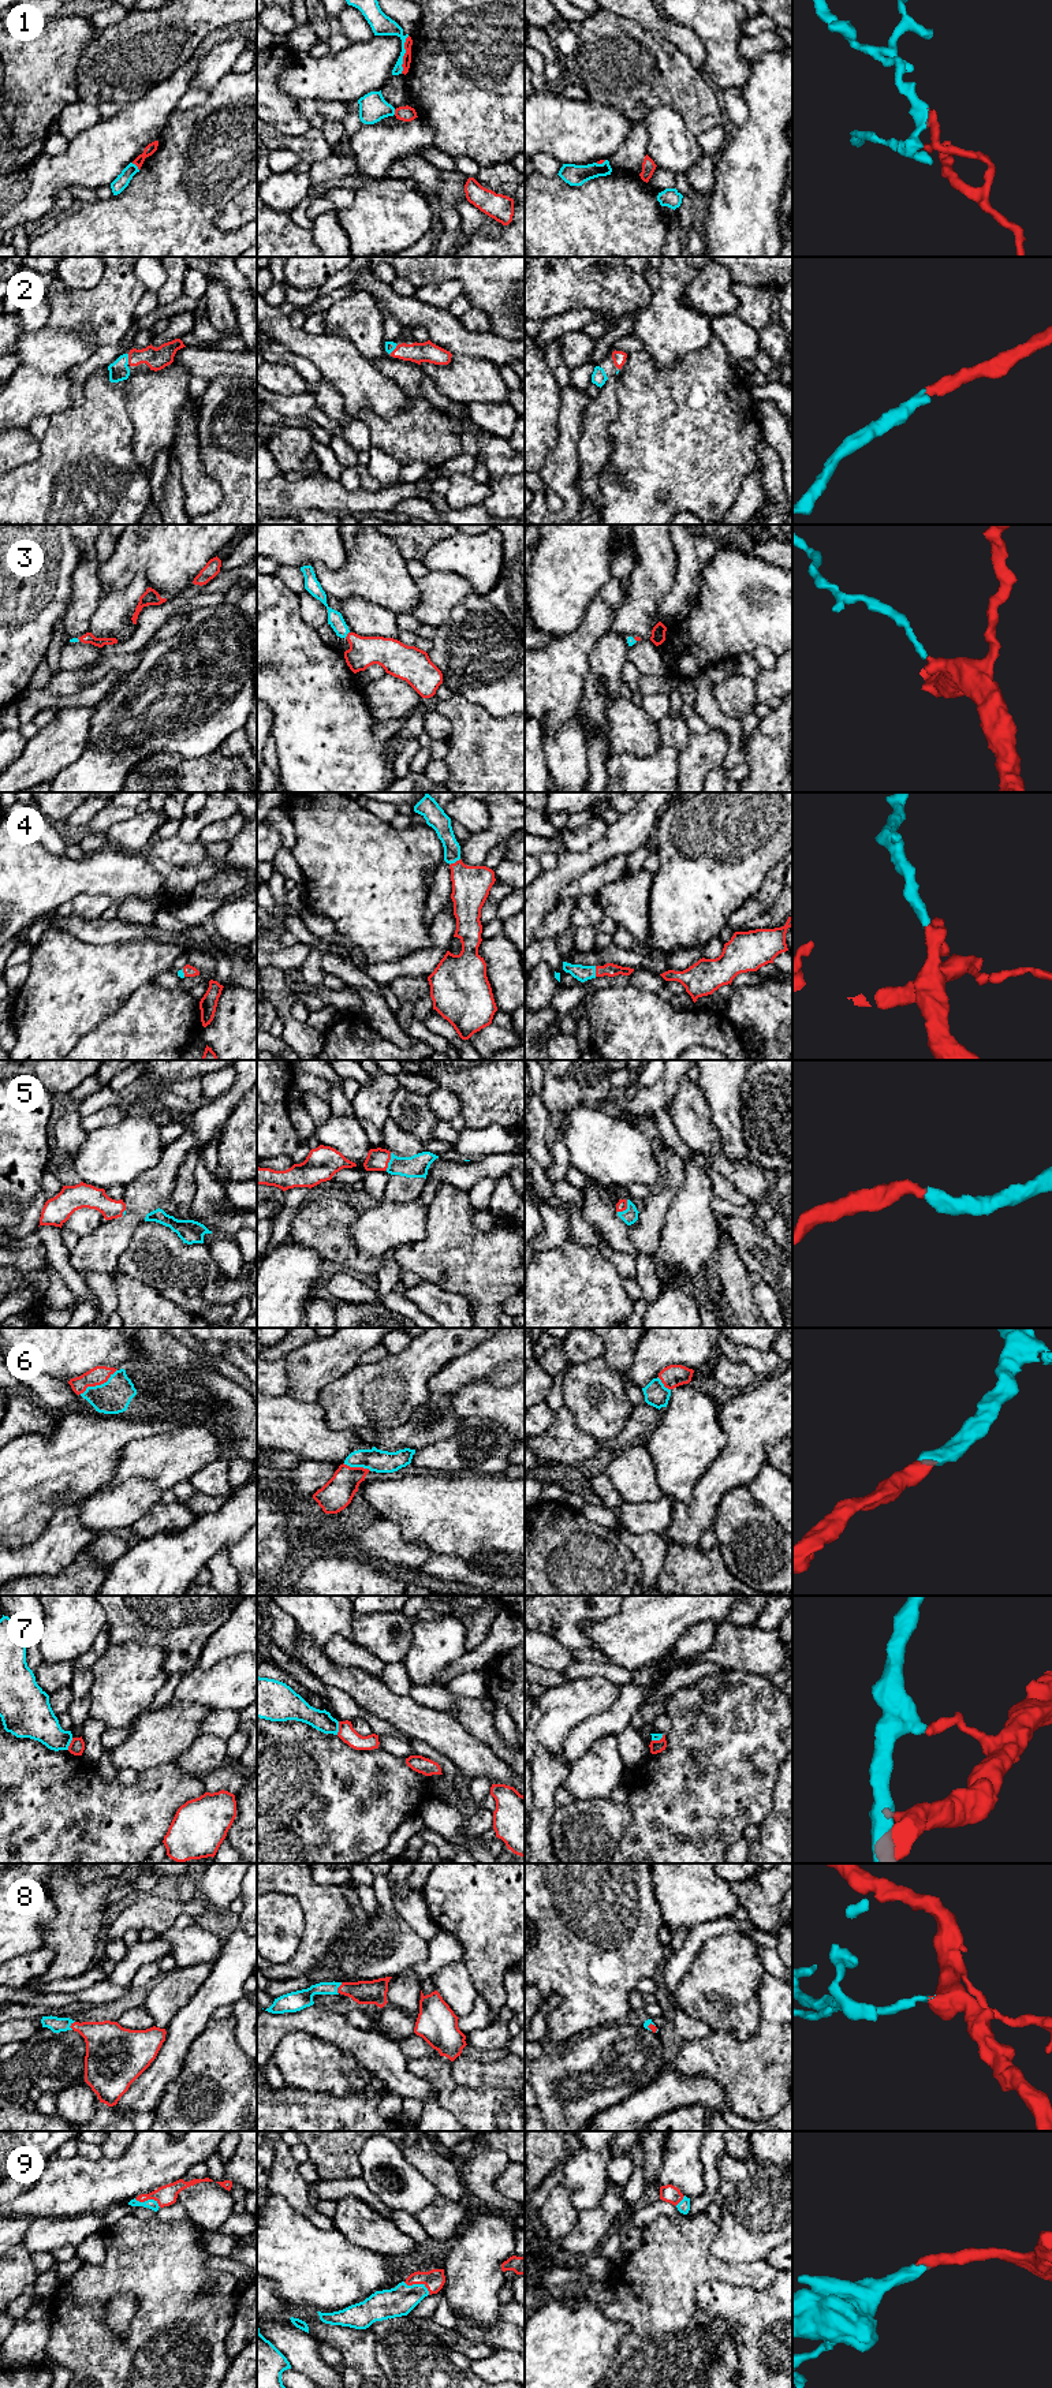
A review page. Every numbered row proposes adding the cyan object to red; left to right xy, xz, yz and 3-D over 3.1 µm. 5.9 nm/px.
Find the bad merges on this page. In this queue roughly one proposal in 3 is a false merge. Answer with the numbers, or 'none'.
1, 7

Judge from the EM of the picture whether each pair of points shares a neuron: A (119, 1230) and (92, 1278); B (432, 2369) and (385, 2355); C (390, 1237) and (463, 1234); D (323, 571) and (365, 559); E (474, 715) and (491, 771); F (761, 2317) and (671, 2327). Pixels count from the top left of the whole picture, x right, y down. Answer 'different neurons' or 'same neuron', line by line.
A: different neurons
B: same neuron
C: different neurons
D: same neuron
E: same neuron
F: different neurons

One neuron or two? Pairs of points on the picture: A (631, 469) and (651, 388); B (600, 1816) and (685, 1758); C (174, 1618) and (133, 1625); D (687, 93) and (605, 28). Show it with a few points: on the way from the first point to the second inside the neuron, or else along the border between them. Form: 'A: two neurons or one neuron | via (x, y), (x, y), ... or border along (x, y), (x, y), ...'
A: one neuron | via (651, 448), (651, 409)
B: two neurons | border along (627, 1805), (631, 1813), (631, 1823), (620, 1836)
C: one neuron | via (164, 1618), (142, 1618)
D: one neuron | via (667, 78), (655, 77), (626, 48)

